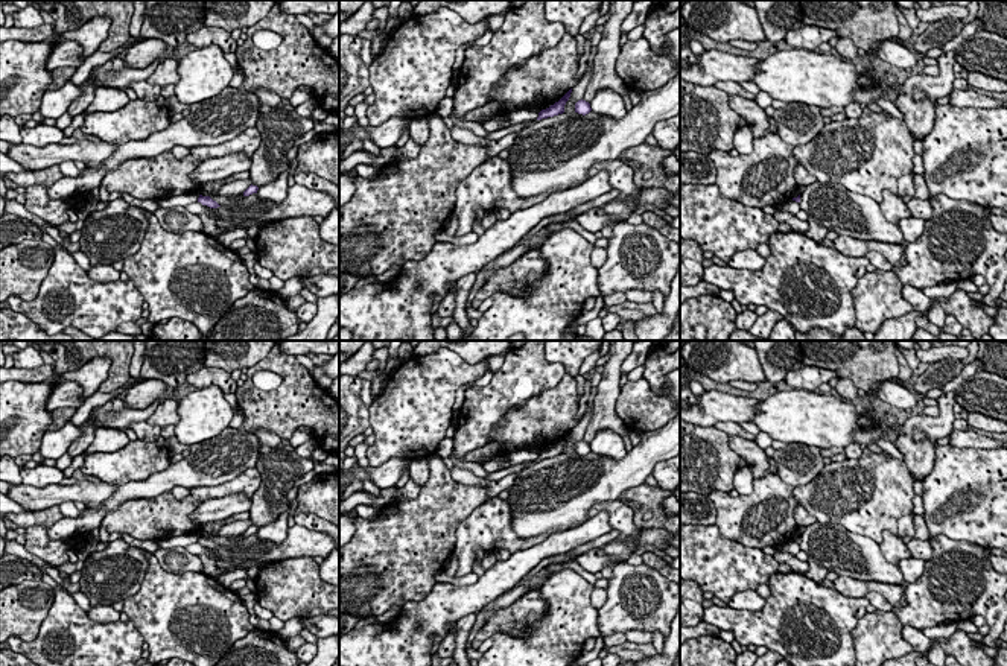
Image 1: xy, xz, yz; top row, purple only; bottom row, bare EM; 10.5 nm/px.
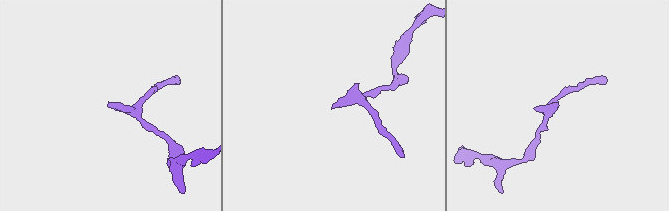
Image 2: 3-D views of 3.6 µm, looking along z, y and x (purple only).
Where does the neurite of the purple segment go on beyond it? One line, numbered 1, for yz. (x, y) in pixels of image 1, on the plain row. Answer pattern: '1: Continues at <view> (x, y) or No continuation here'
1: No continuation here

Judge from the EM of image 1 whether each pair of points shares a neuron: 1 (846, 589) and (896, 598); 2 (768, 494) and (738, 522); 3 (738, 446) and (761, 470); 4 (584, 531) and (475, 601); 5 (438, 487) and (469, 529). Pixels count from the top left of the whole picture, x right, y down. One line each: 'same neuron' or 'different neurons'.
1: same neuron
2: same neuron
3: same neuron
4: same neuron
5: different neurons

